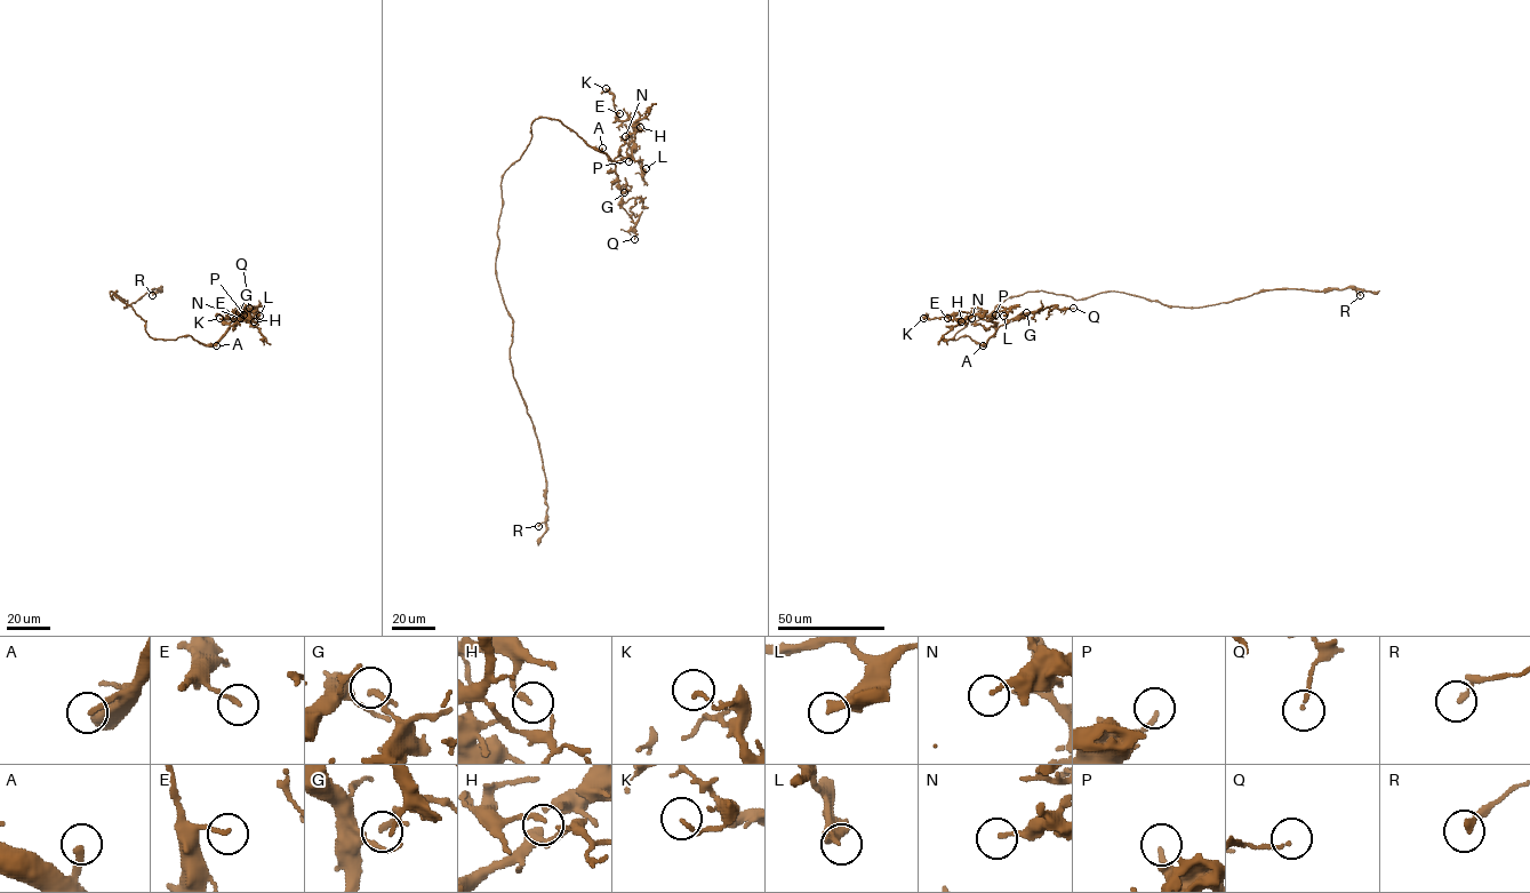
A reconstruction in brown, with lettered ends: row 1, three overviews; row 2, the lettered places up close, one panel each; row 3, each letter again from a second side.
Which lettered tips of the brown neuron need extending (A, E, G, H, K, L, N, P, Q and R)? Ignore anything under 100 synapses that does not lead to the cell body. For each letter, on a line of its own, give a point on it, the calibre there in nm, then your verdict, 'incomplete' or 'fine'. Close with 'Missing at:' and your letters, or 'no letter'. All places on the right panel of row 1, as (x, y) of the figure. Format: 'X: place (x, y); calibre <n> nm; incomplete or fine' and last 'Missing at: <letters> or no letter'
A: place (983, 345); calibre 220 nm; incomplete
E: place (947, 318); calibre 150 nm; fine
G: place (1026, 312); calibre 160 nm; fine
H: place (961, 321); calibre 140 nm; fine
K: place (923, 318); calibre 120 nm; fine
L: place (1003, 316); calibre 340 nm; fine
N: place (971, 318); calibre 160 nm; fine
P: place (995, 315); calibre 160 nm; fine
Q: place (1073, 308); calibre 120 nm; fine
R: place (1360, 295); calibre 200 nm; fine
Missing at: A

